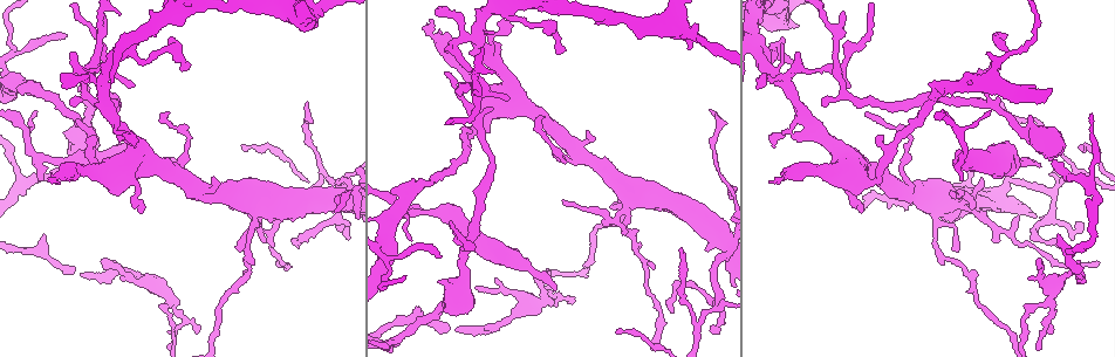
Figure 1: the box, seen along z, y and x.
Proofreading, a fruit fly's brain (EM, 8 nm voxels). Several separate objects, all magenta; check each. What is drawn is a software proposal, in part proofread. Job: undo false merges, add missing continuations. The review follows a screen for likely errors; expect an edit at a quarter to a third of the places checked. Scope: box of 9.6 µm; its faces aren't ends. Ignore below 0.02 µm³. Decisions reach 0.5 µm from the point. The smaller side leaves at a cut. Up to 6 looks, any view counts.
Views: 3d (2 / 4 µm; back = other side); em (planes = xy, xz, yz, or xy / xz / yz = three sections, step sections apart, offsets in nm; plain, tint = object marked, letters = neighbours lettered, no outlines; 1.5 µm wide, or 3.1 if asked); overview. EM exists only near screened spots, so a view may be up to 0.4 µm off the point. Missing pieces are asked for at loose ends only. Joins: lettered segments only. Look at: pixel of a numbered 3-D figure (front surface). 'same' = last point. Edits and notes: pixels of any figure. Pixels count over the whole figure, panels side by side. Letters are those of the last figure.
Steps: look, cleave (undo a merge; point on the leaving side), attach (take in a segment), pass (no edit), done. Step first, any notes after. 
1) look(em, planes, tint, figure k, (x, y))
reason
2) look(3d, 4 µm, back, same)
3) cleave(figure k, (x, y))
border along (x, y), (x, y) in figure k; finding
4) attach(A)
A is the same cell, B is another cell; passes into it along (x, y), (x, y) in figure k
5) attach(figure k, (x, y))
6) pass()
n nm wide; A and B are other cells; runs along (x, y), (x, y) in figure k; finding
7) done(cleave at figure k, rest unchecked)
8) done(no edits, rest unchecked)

look(em, planes, letters, figure 1, (963, 180))
branch stops here

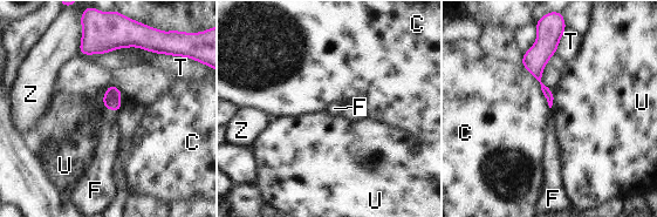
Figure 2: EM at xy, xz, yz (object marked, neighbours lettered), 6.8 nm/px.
attach(F)
F is the same cell, C, T, U and Z are other cells; passes into it along (111, 99), (111, 108), (108, 135) in figure 2; it goes on there

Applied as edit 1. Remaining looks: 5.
look(overview)

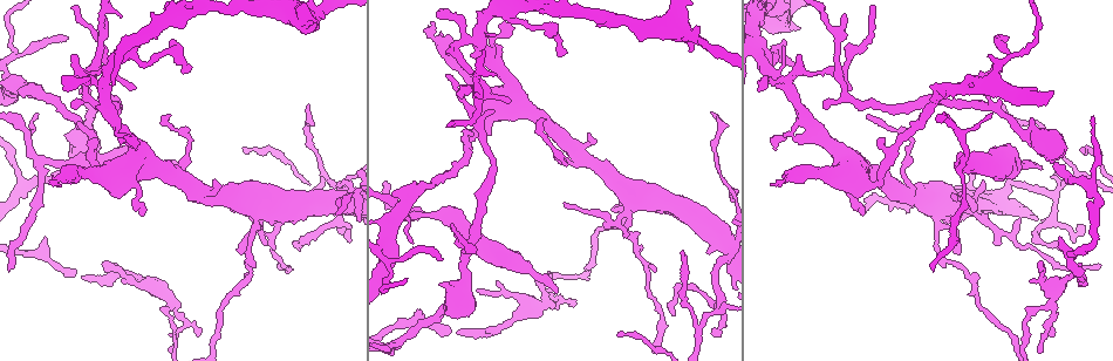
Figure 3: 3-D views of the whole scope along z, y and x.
look(em, xy, step 4, tint, figure 3, (475, 246))
free end

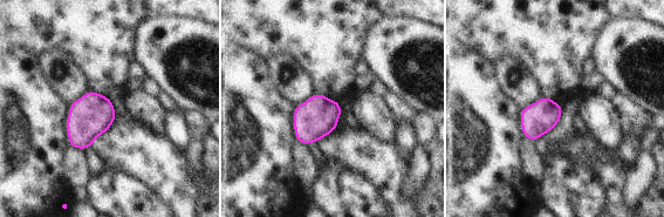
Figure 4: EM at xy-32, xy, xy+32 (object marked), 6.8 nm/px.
look(em, planes, tint, same)
another direction

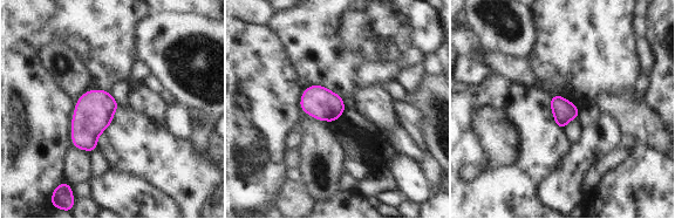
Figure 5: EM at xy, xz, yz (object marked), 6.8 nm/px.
look(em, planes, letters, same)

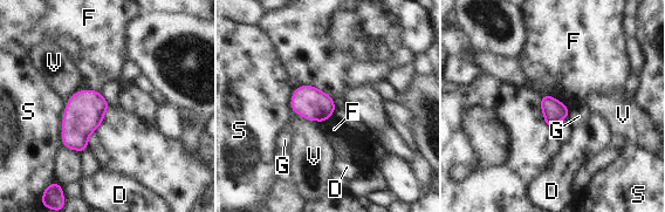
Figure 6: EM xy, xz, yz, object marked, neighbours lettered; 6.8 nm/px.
pass()
D, F, G, S and V are other cells; border along (549, 94), (569, 109) in figure 6; none of them fits

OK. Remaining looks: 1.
look(em, planes, letters, figure 3, (627, 235))
thin end

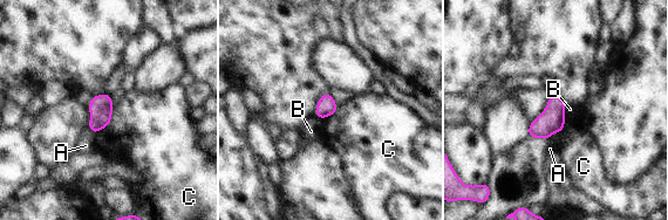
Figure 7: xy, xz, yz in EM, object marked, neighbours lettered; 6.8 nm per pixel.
pass()
C touches over 160 nm; A, B and C are other cells; none of them fits

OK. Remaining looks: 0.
done(attach at figure 2, rest unchecked)

